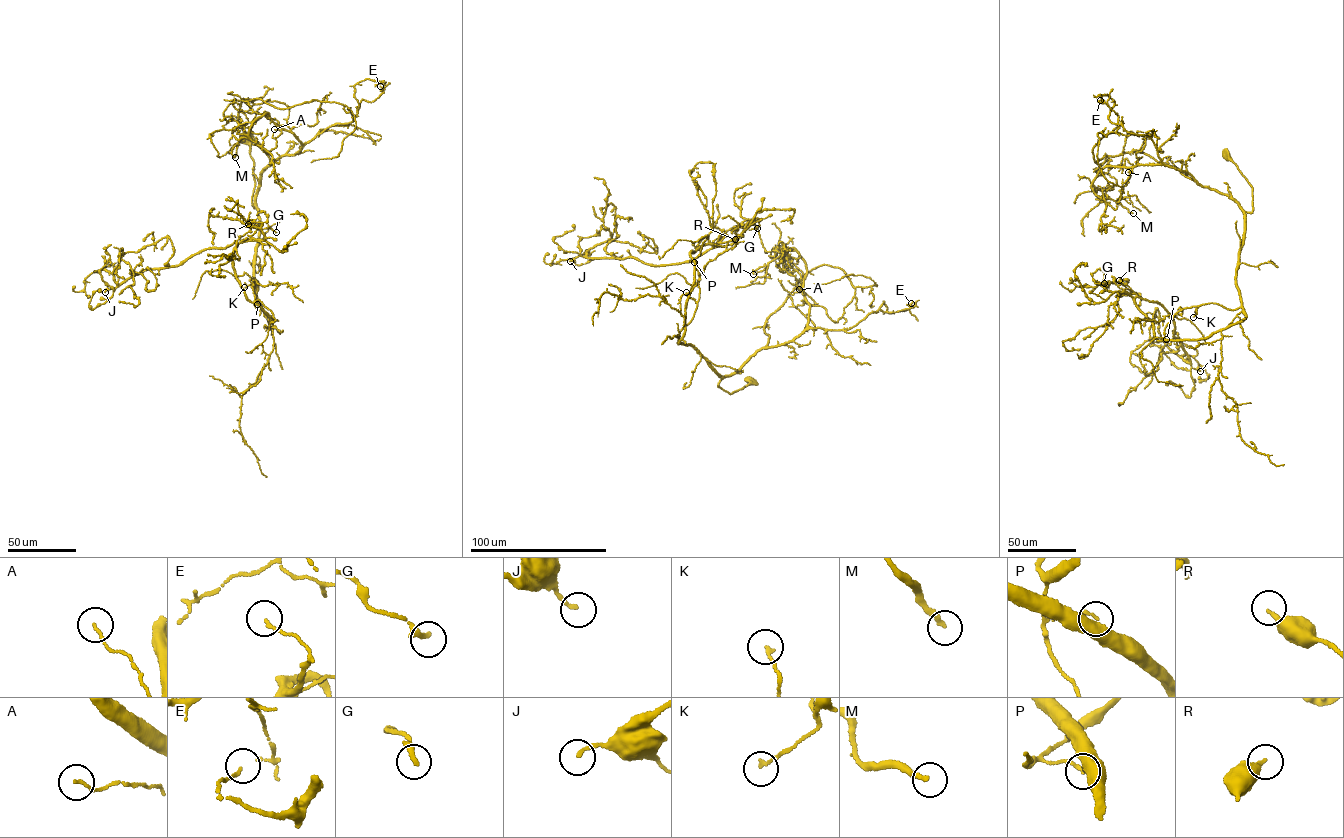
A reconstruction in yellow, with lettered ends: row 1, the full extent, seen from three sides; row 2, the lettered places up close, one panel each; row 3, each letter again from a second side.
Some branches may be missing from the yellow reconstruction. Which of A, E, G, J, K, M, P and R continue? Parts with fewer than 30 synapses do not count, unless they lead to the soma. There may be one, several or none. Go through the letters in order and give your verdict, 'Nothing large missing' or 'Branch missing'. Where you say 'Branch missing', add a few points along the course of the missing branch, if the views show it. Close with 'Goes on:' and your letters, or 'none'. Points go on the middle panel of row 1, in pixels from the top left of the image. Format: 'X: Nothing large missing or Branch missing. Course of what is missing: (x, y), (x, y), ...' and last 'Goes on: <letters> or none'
A: Nothing large missing
E: Nothing large missing
G: Nothing large missing
J: Nothing large missing
K: Nothing large missing
M: Nothing large missing
P: Nothing large missing
R: Nothing large missing
Goes on: none

